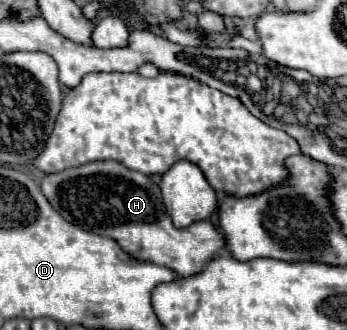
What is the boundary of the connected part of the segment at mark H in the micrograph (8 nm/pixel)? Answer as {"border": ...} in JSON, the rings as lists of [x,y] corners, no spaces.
{"border":[[[115,160],[87,162],[77,168],[47,174],[41,182],[41,192],[67,222],[109,236],[135,258],[167,266],[181,278],[199,274],[225,248],[225,236],[209,220],[195,222],[189,228],[175,228],[163,208],[159,186],[149,176],[129,170]]]}

